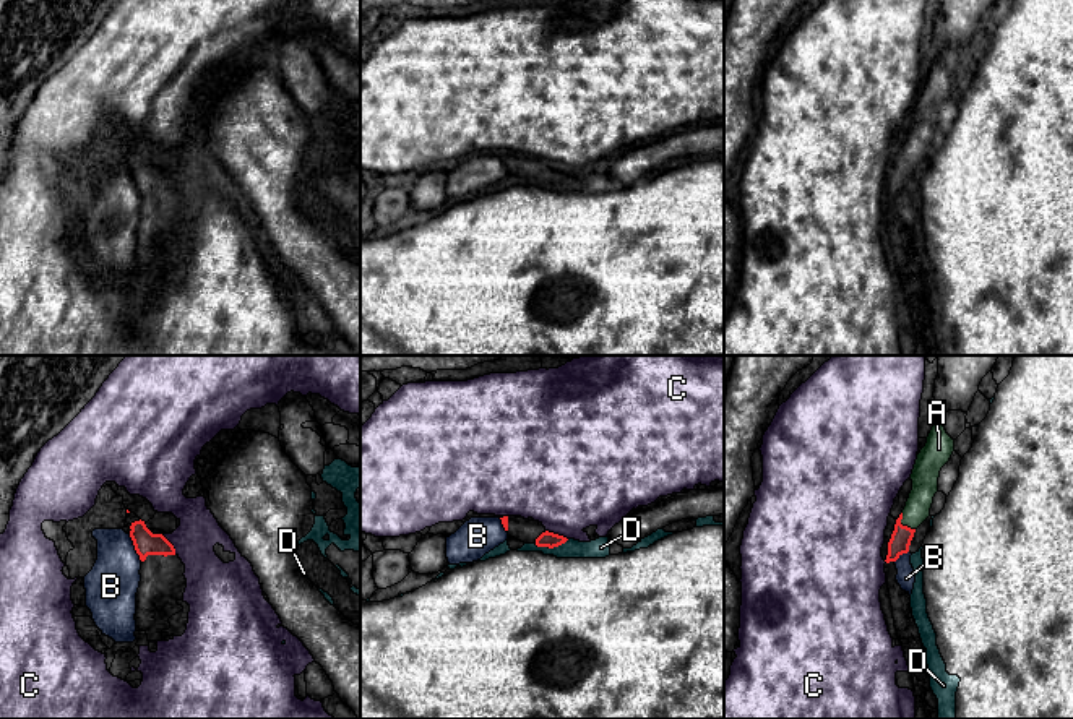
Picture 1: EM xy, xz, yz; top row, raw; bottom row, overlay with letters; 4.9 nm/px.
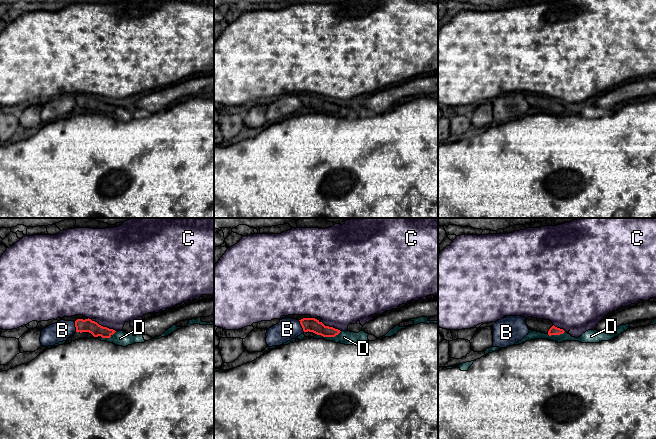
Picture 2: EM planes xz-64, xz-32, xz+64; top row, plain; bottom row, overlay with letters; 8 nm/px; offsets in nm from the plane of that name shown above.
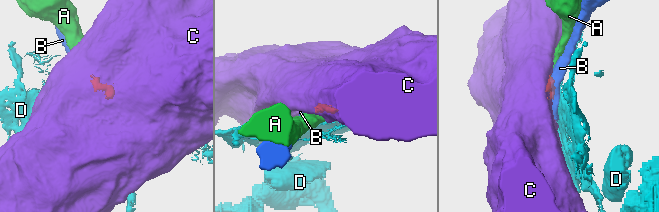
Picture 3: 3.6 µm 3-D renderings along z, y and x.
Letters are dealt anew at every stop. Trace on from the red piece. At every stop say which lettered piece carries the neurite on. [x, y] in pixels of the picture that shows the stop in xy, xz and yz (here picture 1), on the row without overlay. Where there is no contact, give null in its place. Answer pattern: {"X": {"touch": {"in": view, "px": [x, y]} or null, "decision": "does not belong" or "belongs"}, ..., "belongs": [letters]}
{"A": {"touch": {"in": "yz", "px": [901, 161]}, "decision": "belongs"}, "B": {"touch": {"in": "xy", "px": [135, 184]}, "decision": "does not belong"}, "C": {"touch": {"in": "xz", "px": [557, 171]}, "decision": "does not belong"}, "D": {"touch": {"in": "xz", "px": [551, 184]}, "decision": "does not belong"}, "belongs": ["A"]}

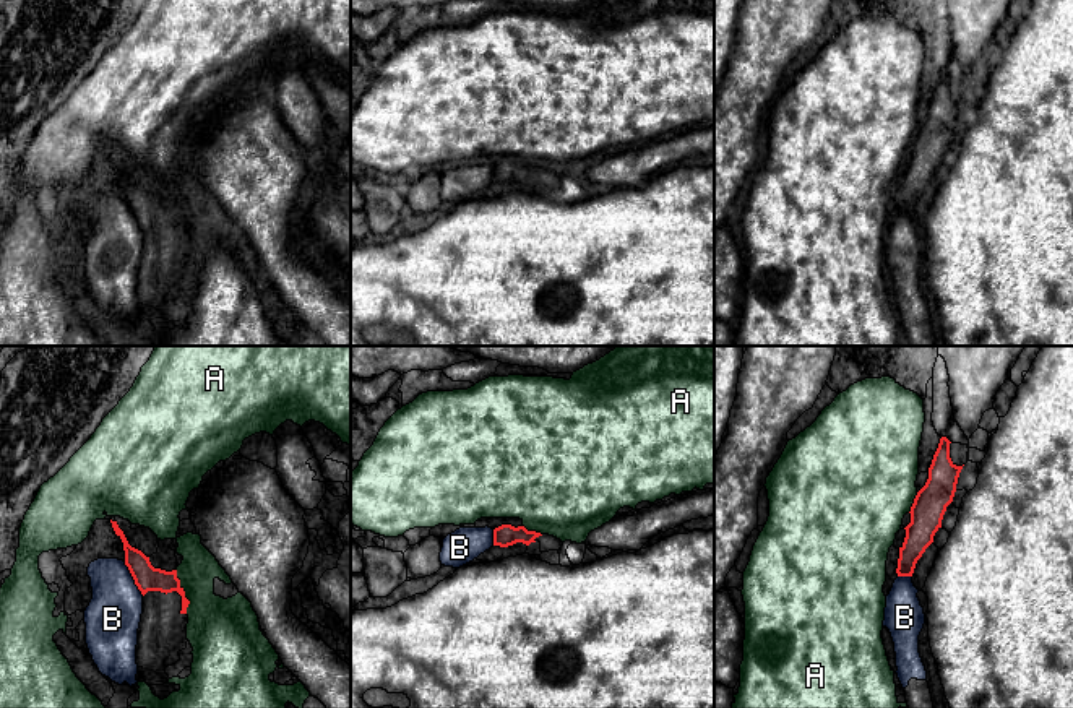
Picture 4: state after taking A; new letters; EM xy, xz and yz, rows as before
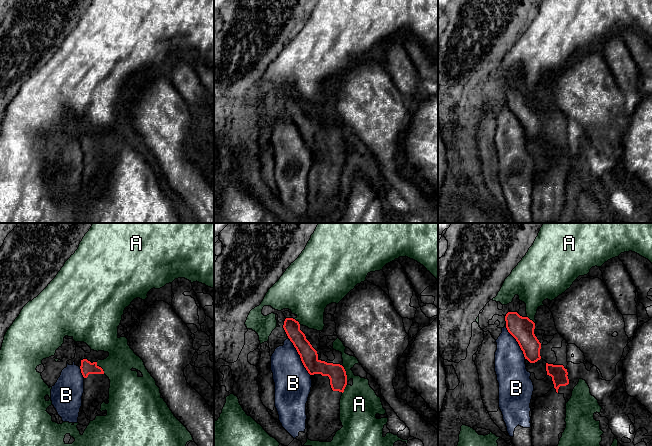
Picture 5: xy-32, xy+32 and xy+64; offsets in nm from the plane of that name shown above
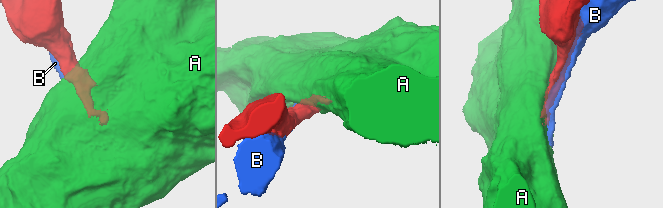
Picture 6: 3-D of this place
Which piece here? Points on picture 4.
{"A": {"touch": {"in": "xy", "px": [184, 228]}, "decision": "does not belong"}, "B": {"touch": {"in": "xy", "px": [133, 215]}, "decision": "does not belong"}, "belongs": []}

